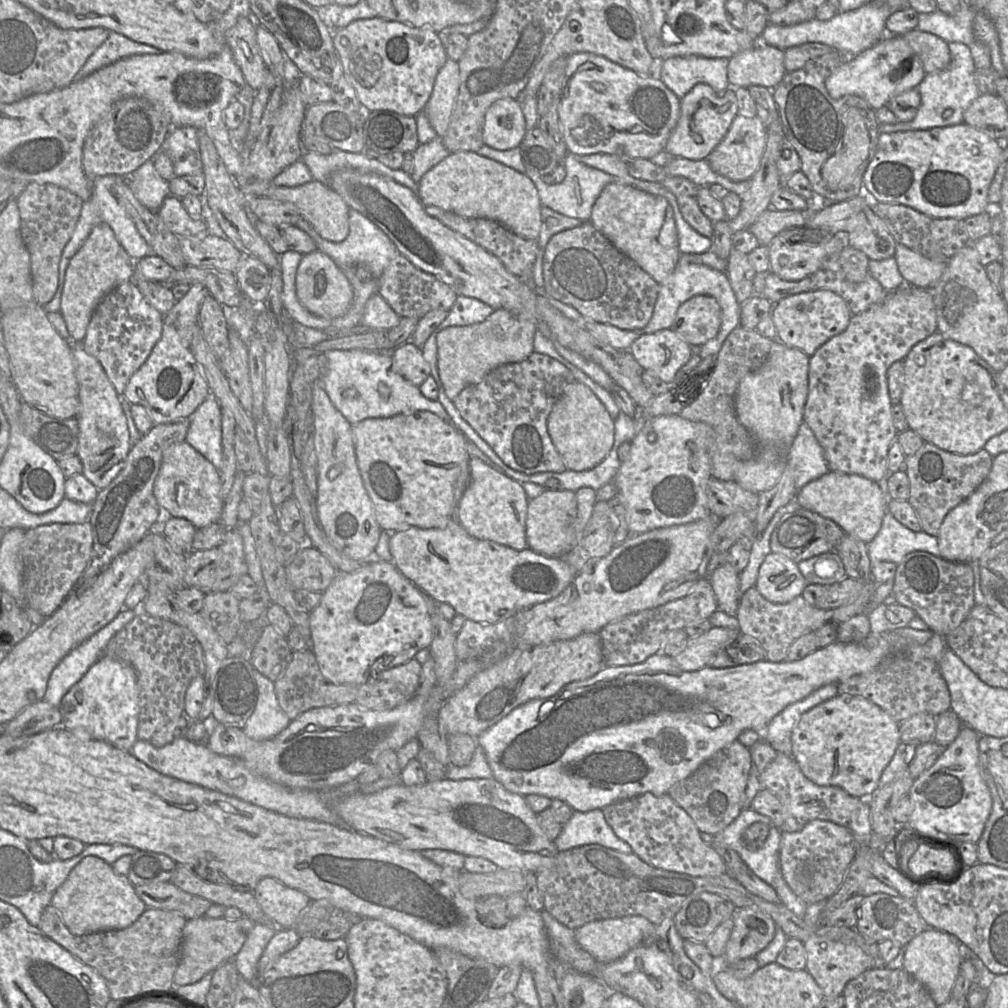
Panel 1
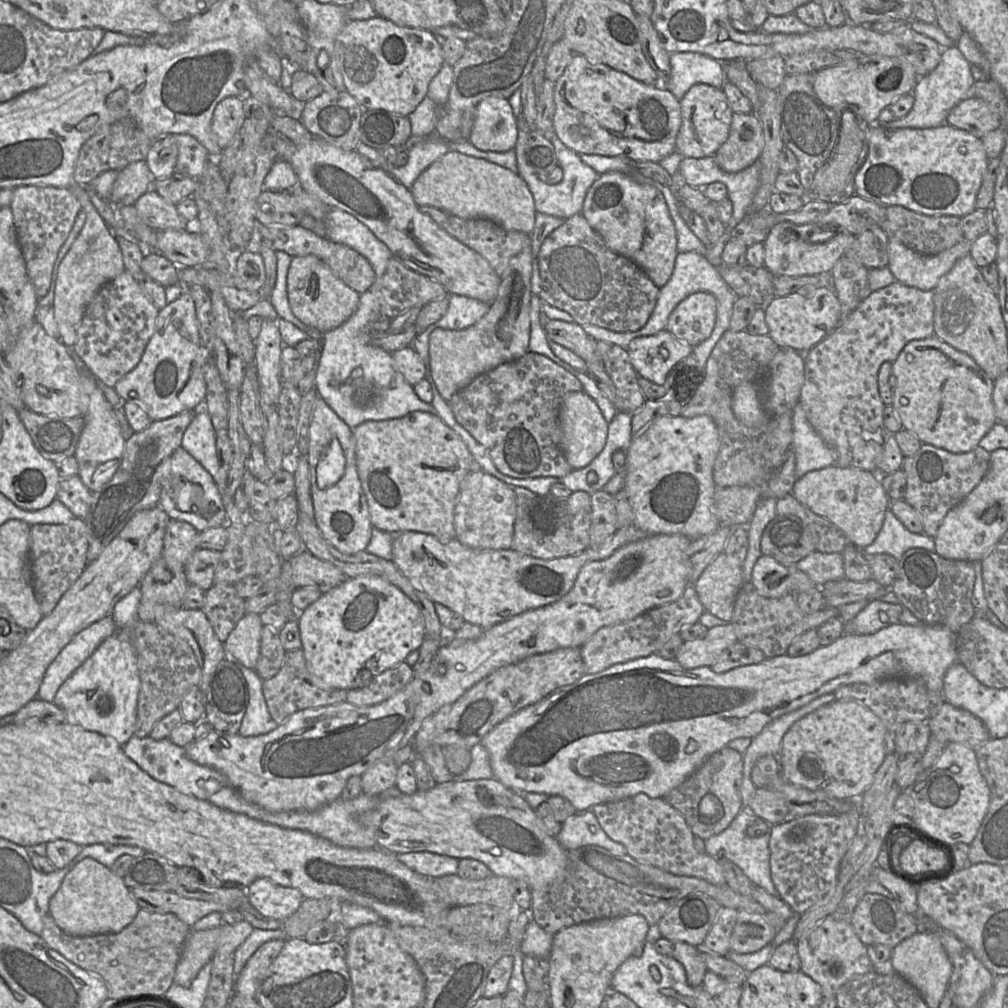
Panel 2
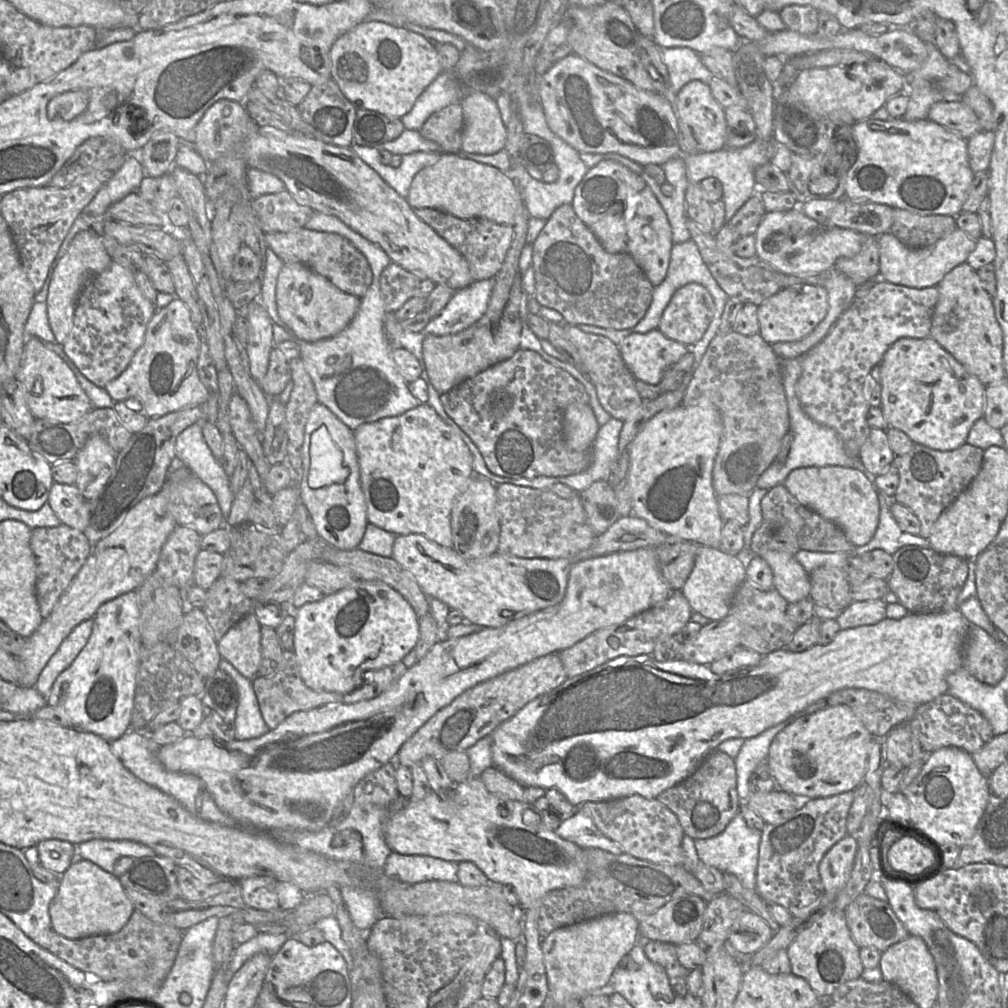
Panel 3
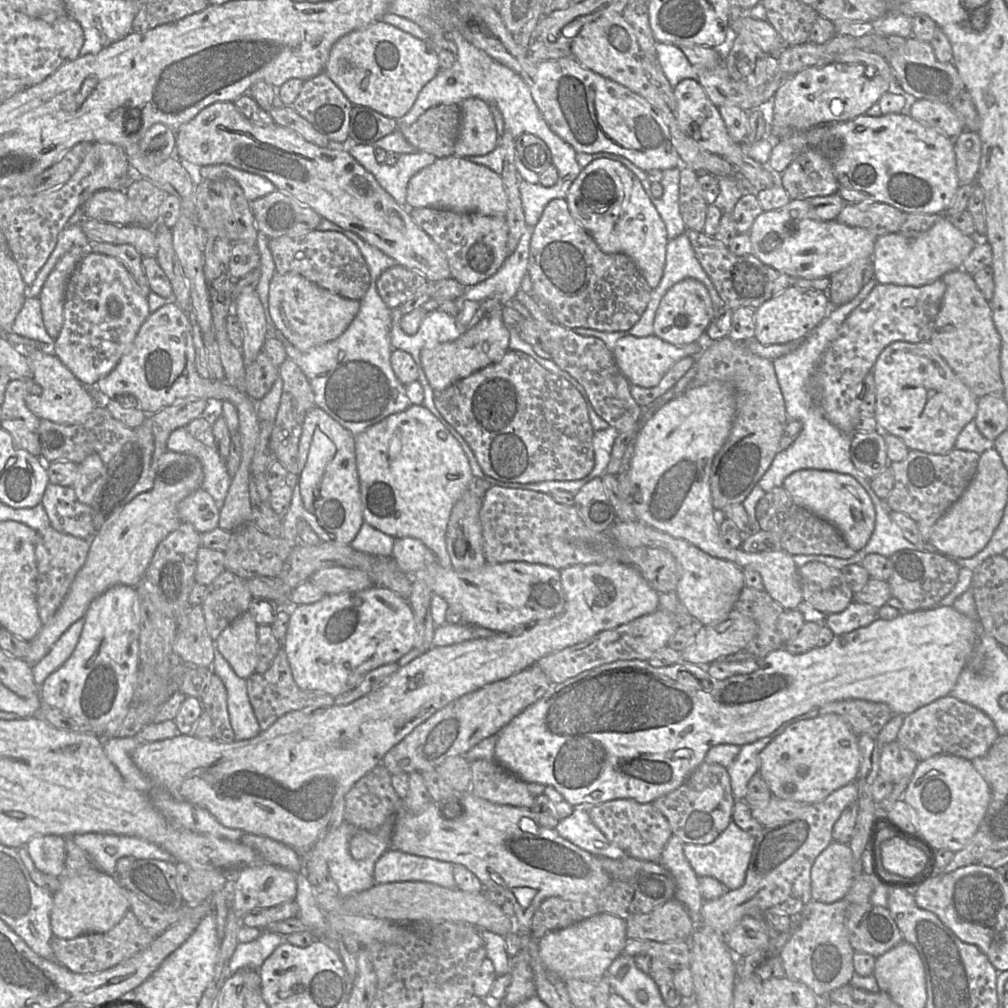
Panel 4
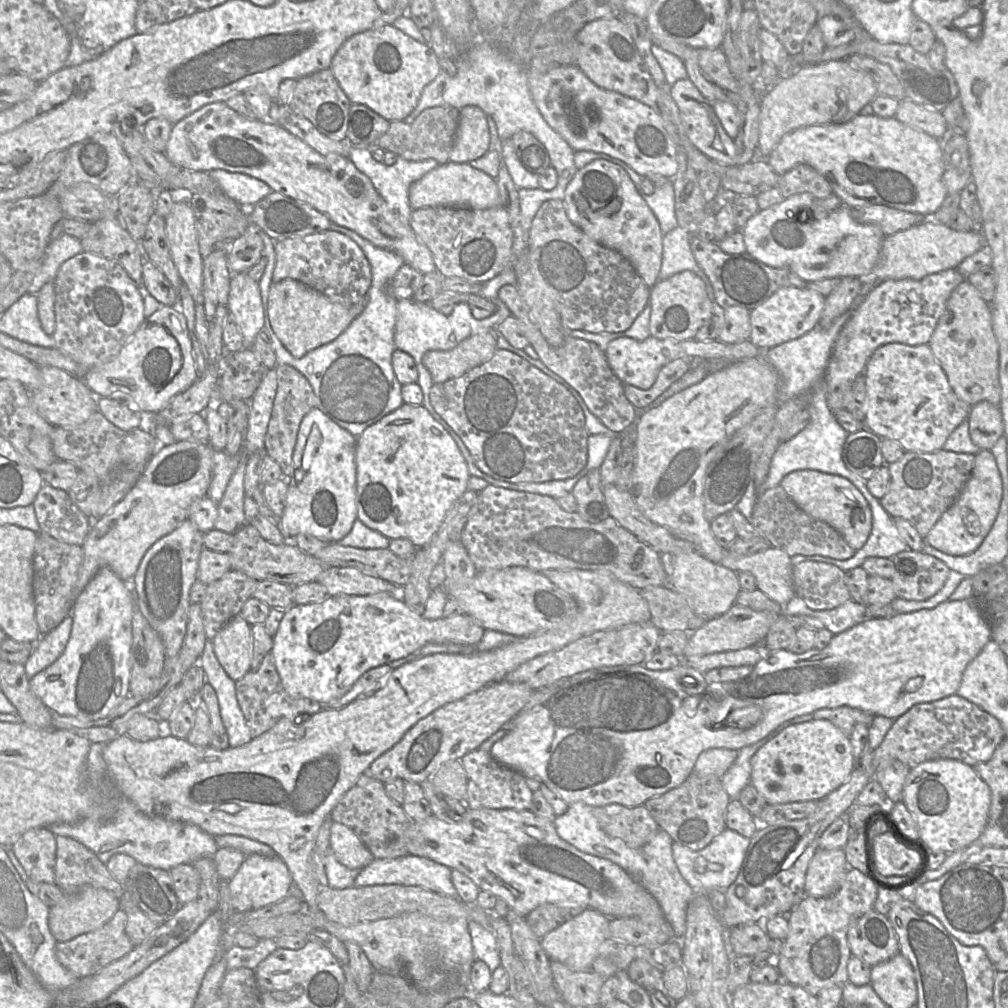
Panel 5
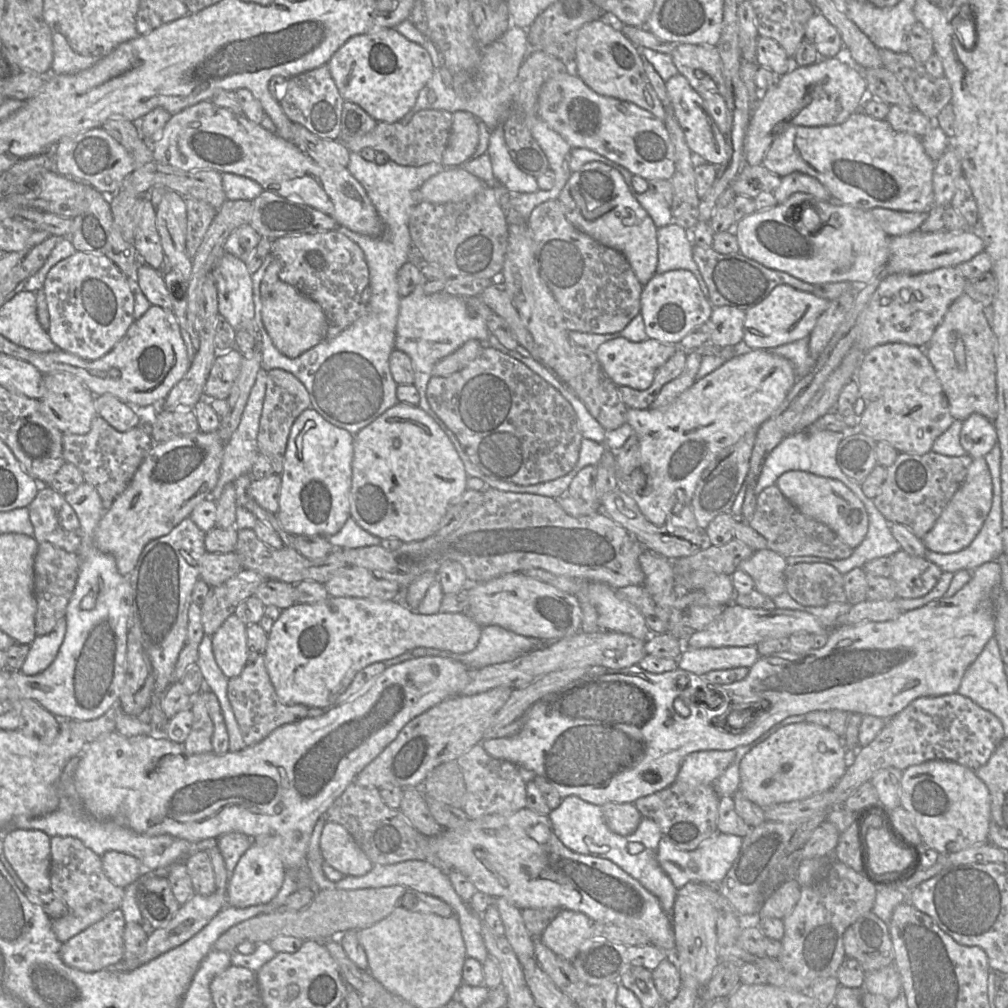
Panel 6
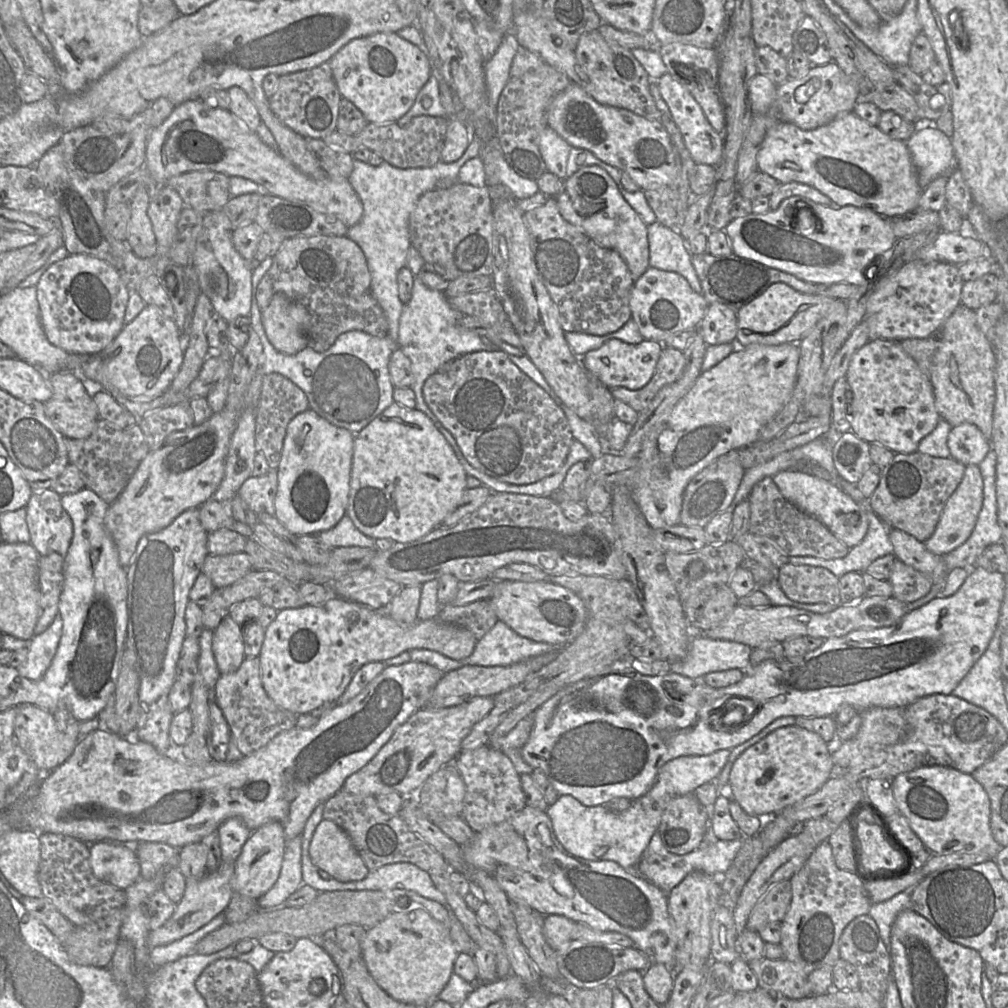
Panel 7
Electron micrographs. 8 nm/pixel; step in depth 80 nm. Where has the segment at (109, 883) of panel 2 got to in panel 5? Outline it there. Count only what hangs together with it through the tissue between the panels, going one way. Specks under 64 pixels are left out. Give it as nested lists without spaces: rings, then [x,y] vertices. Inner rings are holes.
[[[84,888],[78,894],[65,896],[49,909],[48,927],[56,942],[67,942],[104,926],[120,909],[119,899],[110,891],[101,888]]]

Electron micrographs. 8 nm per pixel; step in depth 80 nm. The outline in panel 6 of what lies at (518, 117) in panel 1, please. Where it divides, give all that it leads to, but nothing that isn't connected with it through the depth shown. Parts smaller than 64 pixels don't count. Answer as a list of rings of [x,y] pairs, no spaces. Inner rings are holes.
[[[468,111],[453,113],[448,145],[443,152],[441,163],[444,166],[464,167],[472,159],[479,141],[479,120]]]

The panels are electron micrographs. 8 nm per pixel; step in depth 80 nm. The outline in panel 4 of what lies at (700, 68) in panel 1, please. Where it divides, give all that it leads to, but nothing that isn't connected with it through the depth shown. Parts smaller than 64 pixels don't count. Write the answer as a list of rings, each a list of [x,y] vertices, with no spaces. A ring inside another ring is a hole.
[[[656,42],[656,53],[658,63],[672,88],[684,79],[697,80],[698,69],[676,45]]]

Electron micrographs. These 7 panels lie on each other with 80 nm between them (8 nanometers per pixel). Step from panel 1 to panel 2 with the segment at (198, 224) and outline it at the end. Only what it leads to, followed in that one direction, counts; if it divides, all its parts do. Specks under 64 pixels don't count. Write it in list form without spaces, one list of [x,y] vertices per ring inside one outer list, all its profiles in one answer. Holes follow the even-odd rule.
[[[152,190],[141,195],[134,206],[144,223],[157,231],[186,230],[188,226],[188,220],[179,215],[176,205],[165,201]]]

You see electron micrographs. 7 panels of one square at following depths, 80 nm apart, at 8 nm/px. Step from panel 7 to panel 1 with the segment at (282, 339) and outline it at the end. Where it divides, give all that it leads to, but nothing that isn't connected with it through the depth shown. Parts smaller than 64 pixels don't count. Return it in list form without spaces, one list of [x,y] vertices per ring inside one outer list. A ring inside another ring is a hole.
[[[320,250],[303,255],[296,272],[295,288],[298,300],[307,310],[328,319],[345,314],[354,298],[353,287],[345,274]]]

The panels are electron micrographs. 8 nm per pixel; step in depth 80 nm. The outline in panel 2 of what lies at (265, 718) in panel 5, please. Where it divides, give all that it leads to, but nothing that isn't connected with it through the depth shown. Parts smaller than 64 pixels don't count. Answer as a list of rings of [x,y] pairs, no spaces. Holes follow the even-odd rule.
[[[302,649],[286,651],[281,669],[272,678],[263,680],[262,690],[269,713],[277,724],[297,711],[344,702],[347,697],[345,689],[323,689],[313,683]]]

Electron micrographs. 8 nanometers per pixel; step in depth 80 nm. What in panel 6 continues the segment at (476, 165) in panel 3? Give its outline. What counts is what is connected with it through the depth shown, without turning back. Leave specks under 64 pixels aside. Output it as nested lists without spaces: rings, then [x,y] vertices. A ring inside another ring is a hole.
[[[463,167],[446,169],[428,178],[414,191],[414,202],[460,202],[482,189],[485,183]]]

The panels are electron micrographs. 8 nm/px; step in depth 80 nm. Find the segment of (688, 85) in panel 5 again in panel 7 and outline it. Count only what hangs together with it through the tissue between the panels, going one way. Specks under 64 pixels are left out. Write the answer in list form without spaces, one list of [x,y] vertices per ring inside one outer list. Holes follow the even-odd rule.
[[[668,73],[662,75],[656,83],[692,160],[696,164],[718,166],[723,156],[724,140],[711,126],[698,102],[682,84]]]

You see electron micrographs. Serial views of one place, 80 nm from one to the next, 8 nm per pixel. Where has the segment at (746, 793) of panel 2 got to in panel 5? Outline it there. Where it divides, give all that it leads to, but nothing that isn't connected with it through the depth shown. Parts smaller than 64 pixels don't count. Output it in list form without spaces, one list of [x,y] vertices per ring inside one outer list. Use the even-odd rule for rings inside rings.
[[[813,714],[795,717],[781,724],[775,731],[760,741],[738,750],[737,759],[721,777],[722,785],[730,799],[738,799],[741,791],[750,783],[752,769],[751,758],[759,750],[759,748],[761,748],[784,728],[810,720],[813,720]]]

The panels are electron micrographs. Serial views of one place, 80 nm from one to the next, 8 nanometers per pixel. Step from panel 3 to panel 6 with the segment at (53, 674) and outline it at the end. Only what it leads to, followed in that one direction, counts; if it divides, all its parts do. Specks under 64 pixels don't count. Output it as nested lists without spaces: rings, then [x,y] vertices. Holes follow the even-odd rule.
[[[61,618],[49,634],[36,636],[19,671],[24,675],[36,675],[48,668],[63,643],[66,626],[66,620]]]

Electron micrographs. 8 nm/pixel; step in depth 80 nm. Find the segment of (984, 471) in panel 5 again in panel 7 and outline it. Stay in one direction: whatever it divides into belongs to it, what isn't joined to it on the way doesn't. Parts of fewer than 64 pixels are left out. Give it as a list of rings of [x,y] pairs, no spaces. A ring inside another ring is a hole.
[[[968,465],[964,476],[947,500],[933,534],[924,542],[935,555],[946,555],[970,537],[983,504],[983,479],[978,465]]]

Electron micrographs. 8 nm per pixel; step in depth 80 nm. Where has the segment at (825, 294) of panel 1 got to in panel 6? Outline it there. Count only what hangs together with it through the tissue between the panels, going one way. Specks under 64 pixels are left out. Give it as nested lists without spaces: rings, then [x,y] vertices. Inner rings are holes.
[[[789,285],[776,286],[761,302],[745,312],[743,349],[773,350],[808,337],[830,301]]]

